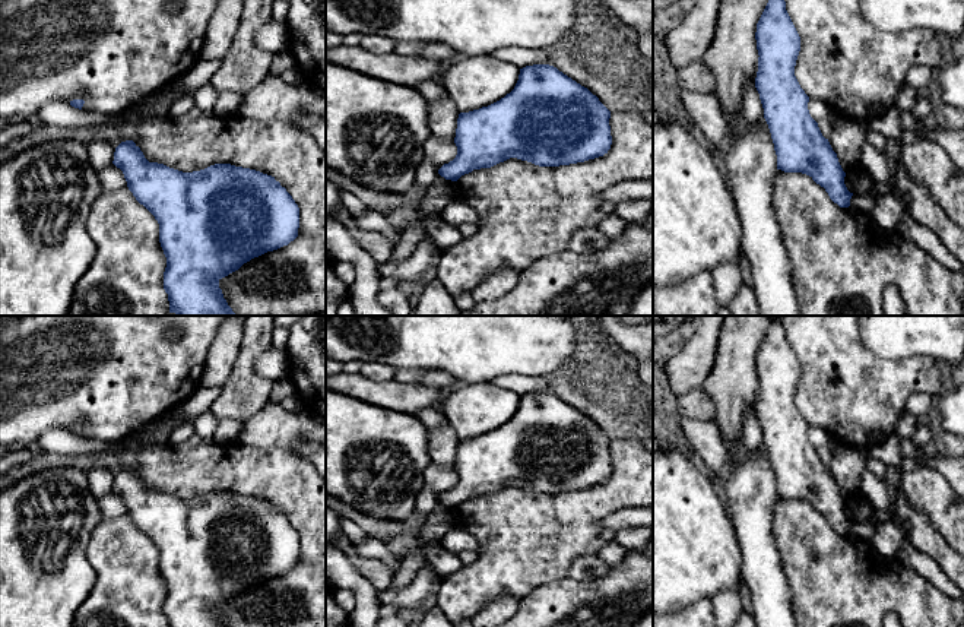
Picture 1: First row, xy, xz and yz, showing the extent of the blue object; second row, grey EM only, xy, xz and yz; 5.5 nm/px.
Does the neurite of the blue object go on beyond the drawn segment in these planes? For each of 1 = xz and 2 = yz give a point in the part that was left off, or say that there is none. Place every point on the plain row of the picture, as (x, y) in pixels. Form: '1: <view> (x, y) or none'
1: none
2: none

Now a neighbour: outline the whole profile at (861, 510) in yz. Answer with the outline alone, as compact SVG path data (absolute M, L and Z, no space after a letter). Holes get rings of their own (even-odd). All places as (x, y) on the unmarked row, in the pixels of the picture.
M862 497L856 501L846 501L844 512L853 522L868 522L872 519L875 509Z

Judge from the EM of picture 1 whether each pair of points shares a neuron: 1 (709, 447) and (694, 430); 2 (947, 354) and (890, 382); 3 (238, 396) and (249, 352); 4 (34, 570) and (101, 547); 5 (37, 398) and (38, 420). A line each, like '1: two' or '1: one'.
1: one
2: two
3: one
4: two
5: one

